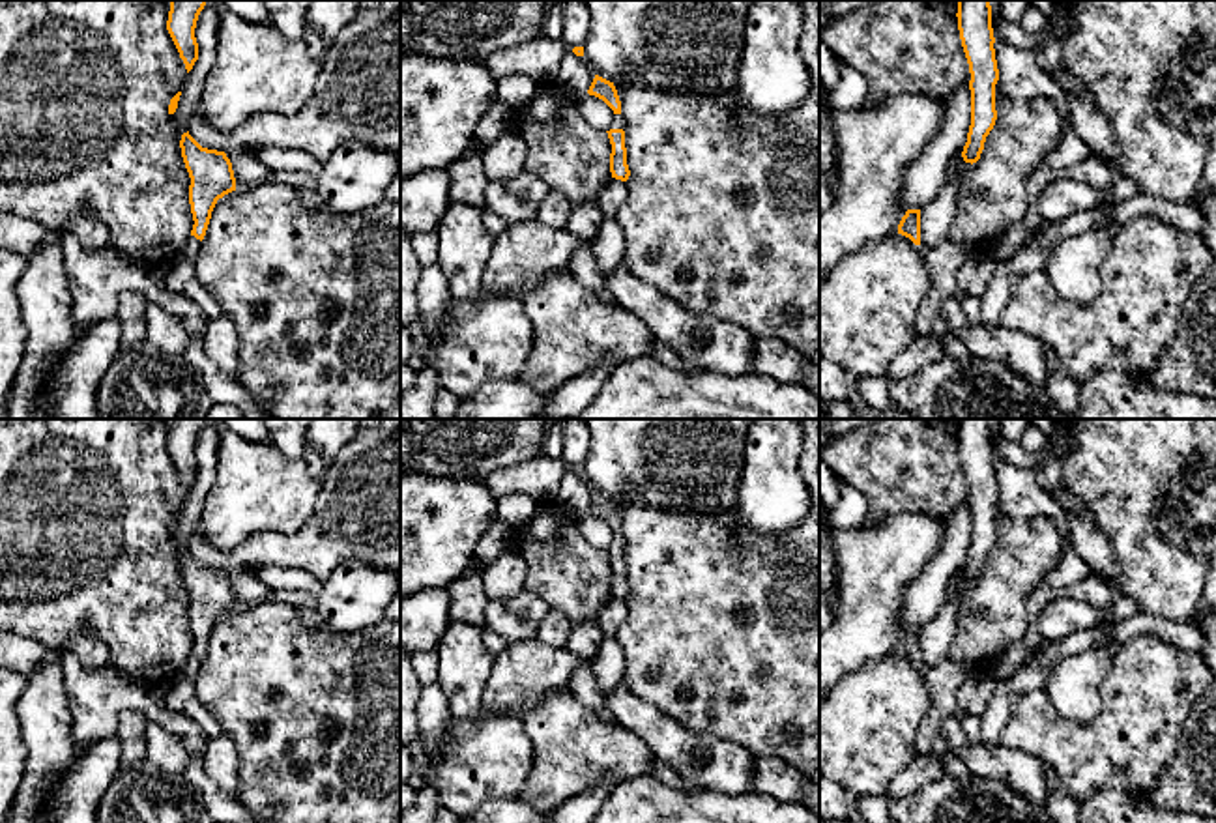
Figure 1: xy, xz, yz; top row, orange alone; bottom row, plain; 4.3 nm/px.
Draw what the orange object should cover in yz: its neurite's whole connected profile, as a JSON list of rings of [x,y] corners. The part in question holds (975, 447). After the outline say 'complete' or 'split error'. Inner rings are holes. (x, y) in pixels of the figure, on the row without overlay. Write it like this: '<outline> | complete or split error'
[[[958,419],[956,436],[971,492],[971,544],[962,576],[973,584],[980,578],[986,556],[997,539],[995,503],[999,499],[999,488],[993,468],[995,456],[990,419]]] | complete

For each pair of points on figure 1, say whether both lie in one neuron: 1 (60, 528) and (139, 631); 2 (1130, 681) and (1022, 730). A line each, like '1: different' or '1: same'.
1: same
2: same

